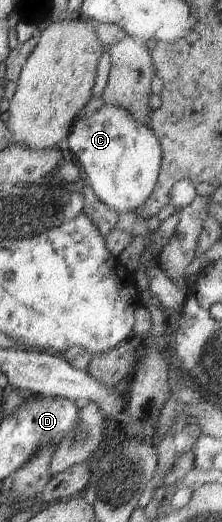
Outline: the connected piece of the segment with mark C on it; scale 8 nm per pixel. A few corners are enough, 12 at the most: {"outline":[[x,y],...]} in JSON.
{"outline":[[106,105],[64,146],[95,195],[139,213],[160,173],[153,131]]}

